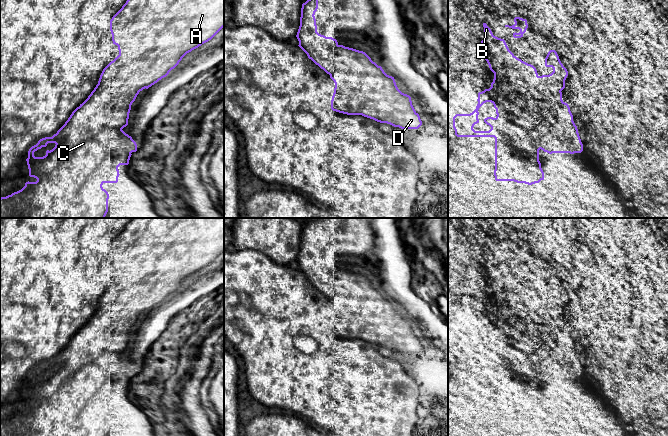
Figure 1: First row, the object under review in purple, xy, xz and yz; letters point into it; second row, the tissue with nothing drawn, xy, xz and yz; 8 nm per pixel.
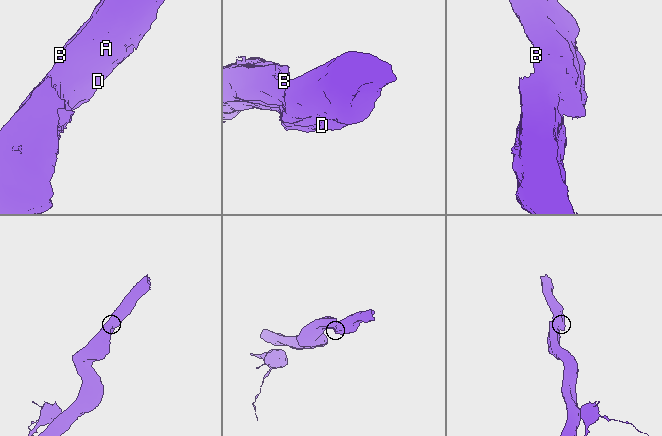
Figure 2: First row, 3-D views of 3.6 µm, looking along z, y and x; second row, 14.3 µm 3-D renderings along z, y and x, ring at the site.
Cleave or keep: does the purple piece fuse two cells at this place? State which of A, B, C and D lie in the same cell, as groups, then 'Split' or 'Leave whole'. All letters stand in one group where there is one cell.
Groups: A B C D. Leave whole

